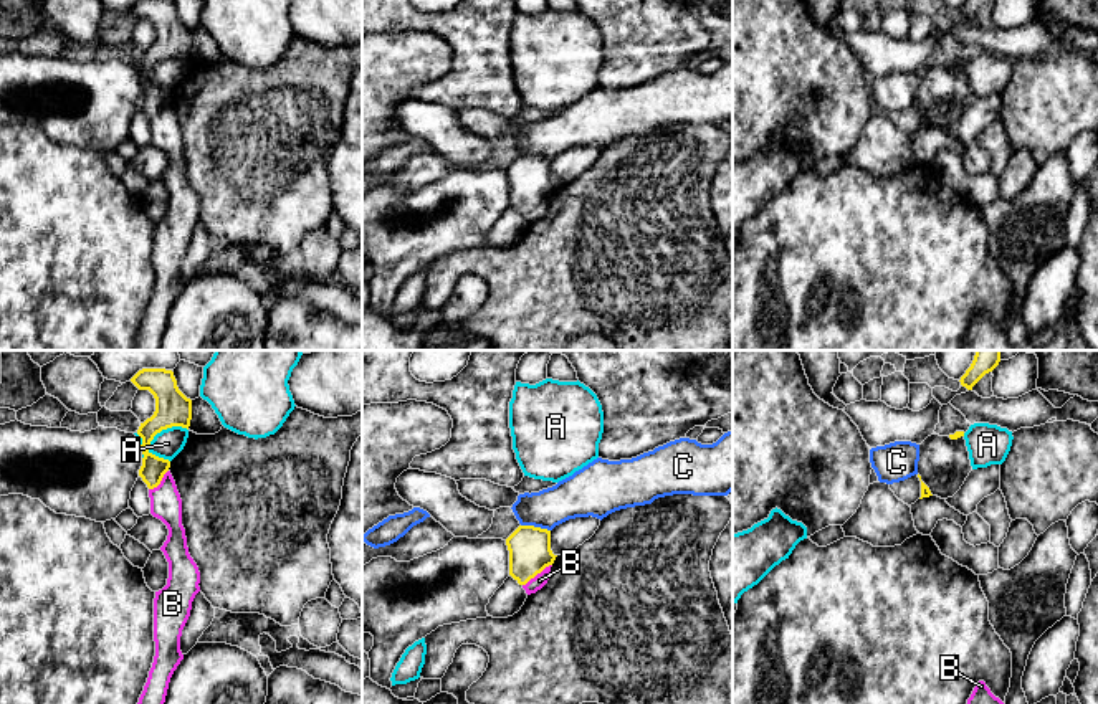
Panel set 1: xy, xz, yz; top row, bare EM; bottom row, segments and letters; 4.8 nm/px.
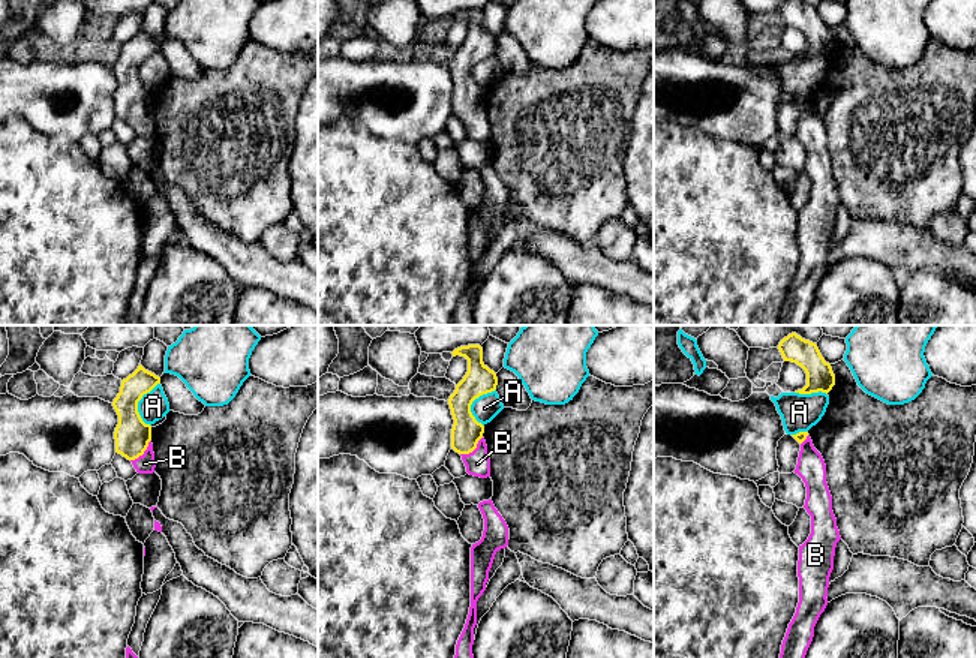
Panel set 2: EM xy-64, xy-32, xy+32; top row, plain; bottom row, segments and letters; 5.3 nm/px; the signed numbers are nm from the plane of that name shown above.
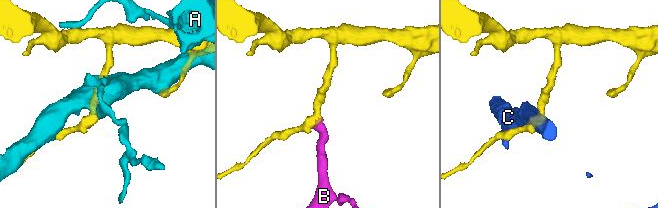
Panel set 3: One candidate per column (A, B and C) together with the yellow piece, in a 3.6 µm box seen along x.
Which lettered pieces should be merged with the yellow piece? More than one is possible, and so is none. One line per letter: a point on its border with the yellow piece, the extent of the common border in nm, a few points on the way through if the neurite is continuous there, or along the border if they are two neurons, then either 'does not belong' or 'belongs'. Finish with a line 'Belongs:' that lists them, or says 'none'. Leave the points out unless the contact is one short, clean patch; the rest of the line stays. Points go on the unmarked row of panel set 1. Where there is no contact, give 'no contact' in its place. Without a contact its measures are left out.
A: xy (162, 58) | 240 nm | does not belong
B: xz (536, 204) | 180 nm | across xz (529, 177), (529, 195), (536, 204), (539, 210) | belongs
C: xz (536, 157) | 150 nm | does not belong
Belongs: B

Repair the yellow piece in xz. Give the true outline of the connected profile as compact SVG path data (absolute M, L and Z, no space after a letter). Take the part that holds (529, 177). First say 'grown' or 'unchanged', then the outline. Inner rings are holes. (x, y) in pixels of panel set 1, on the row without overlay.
grown; M519 155L508 169L509 205L528 225L541 220L557 185L551 180L551 160Z

